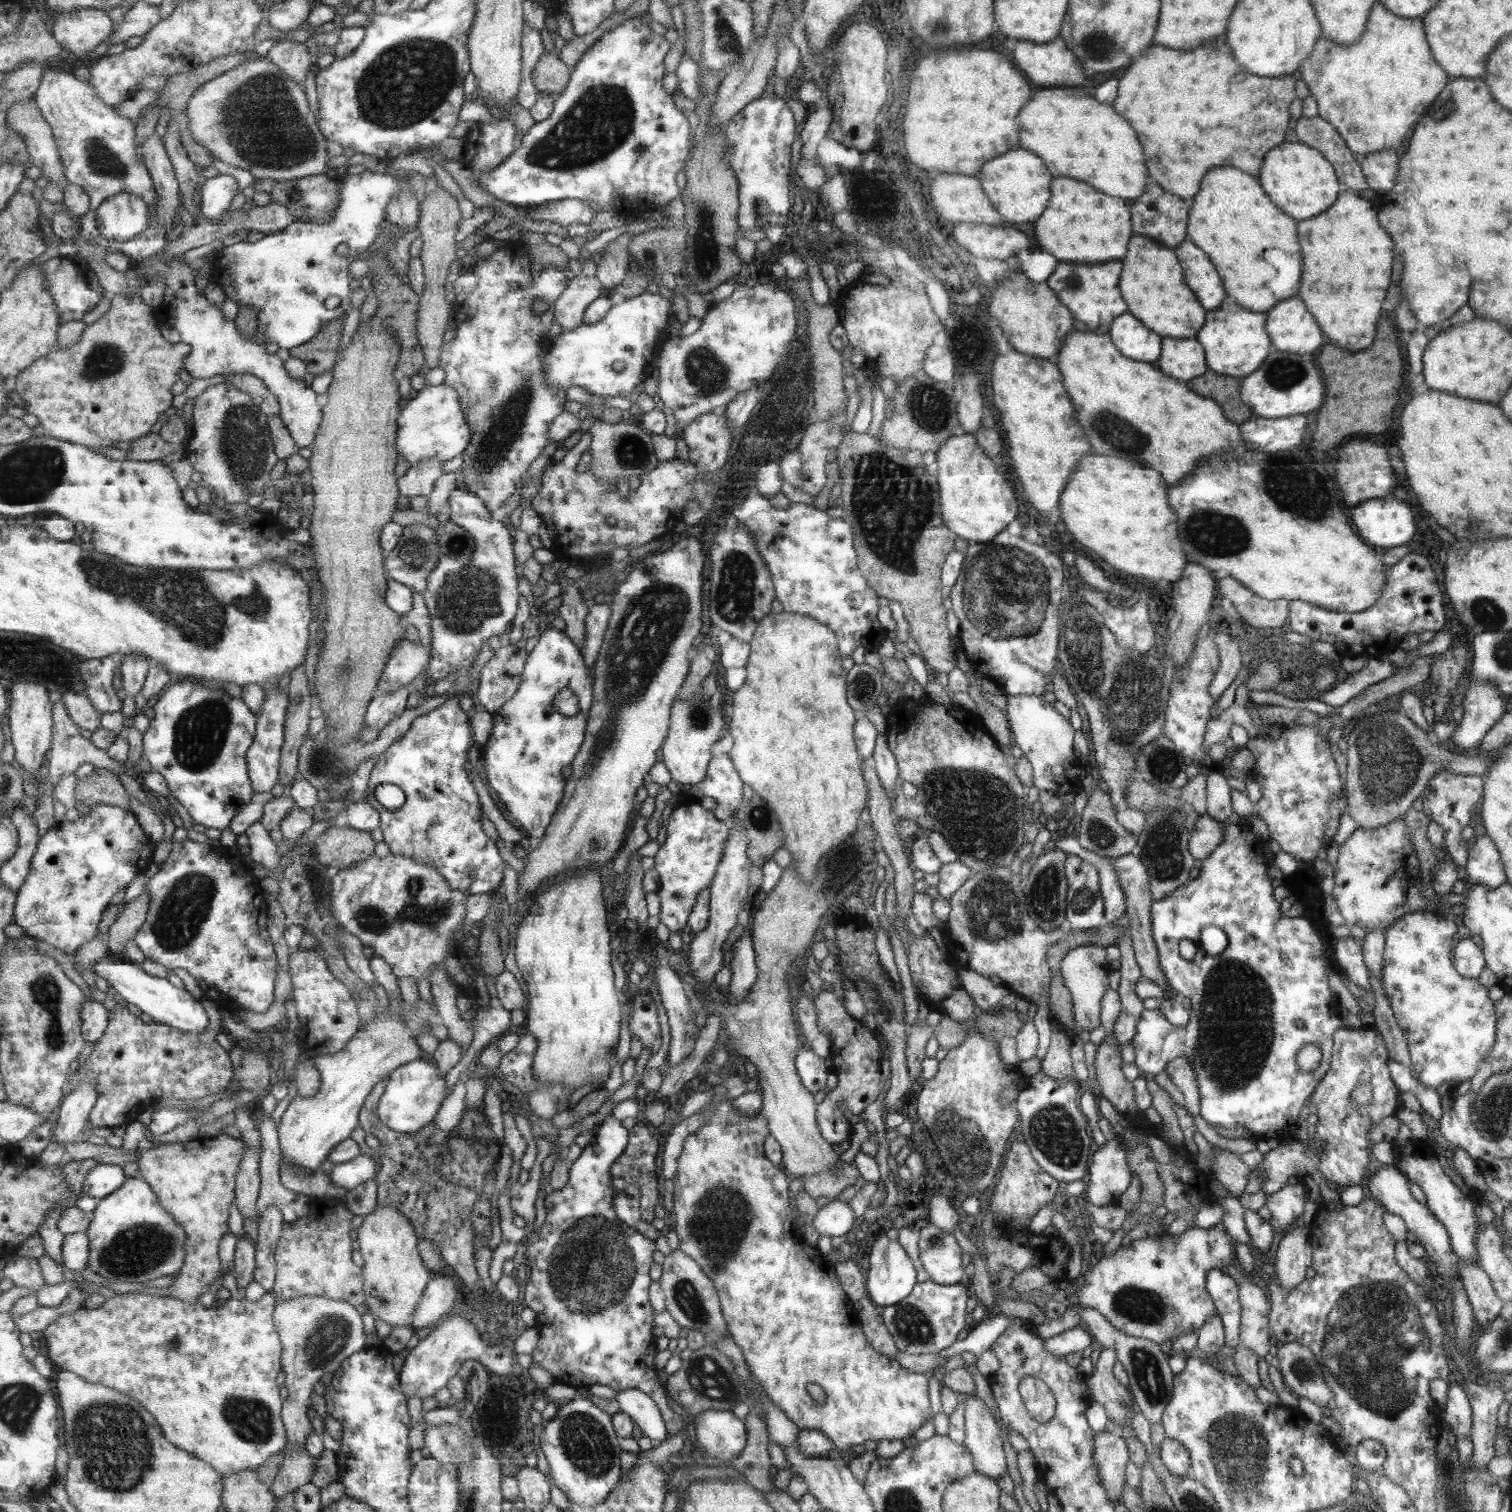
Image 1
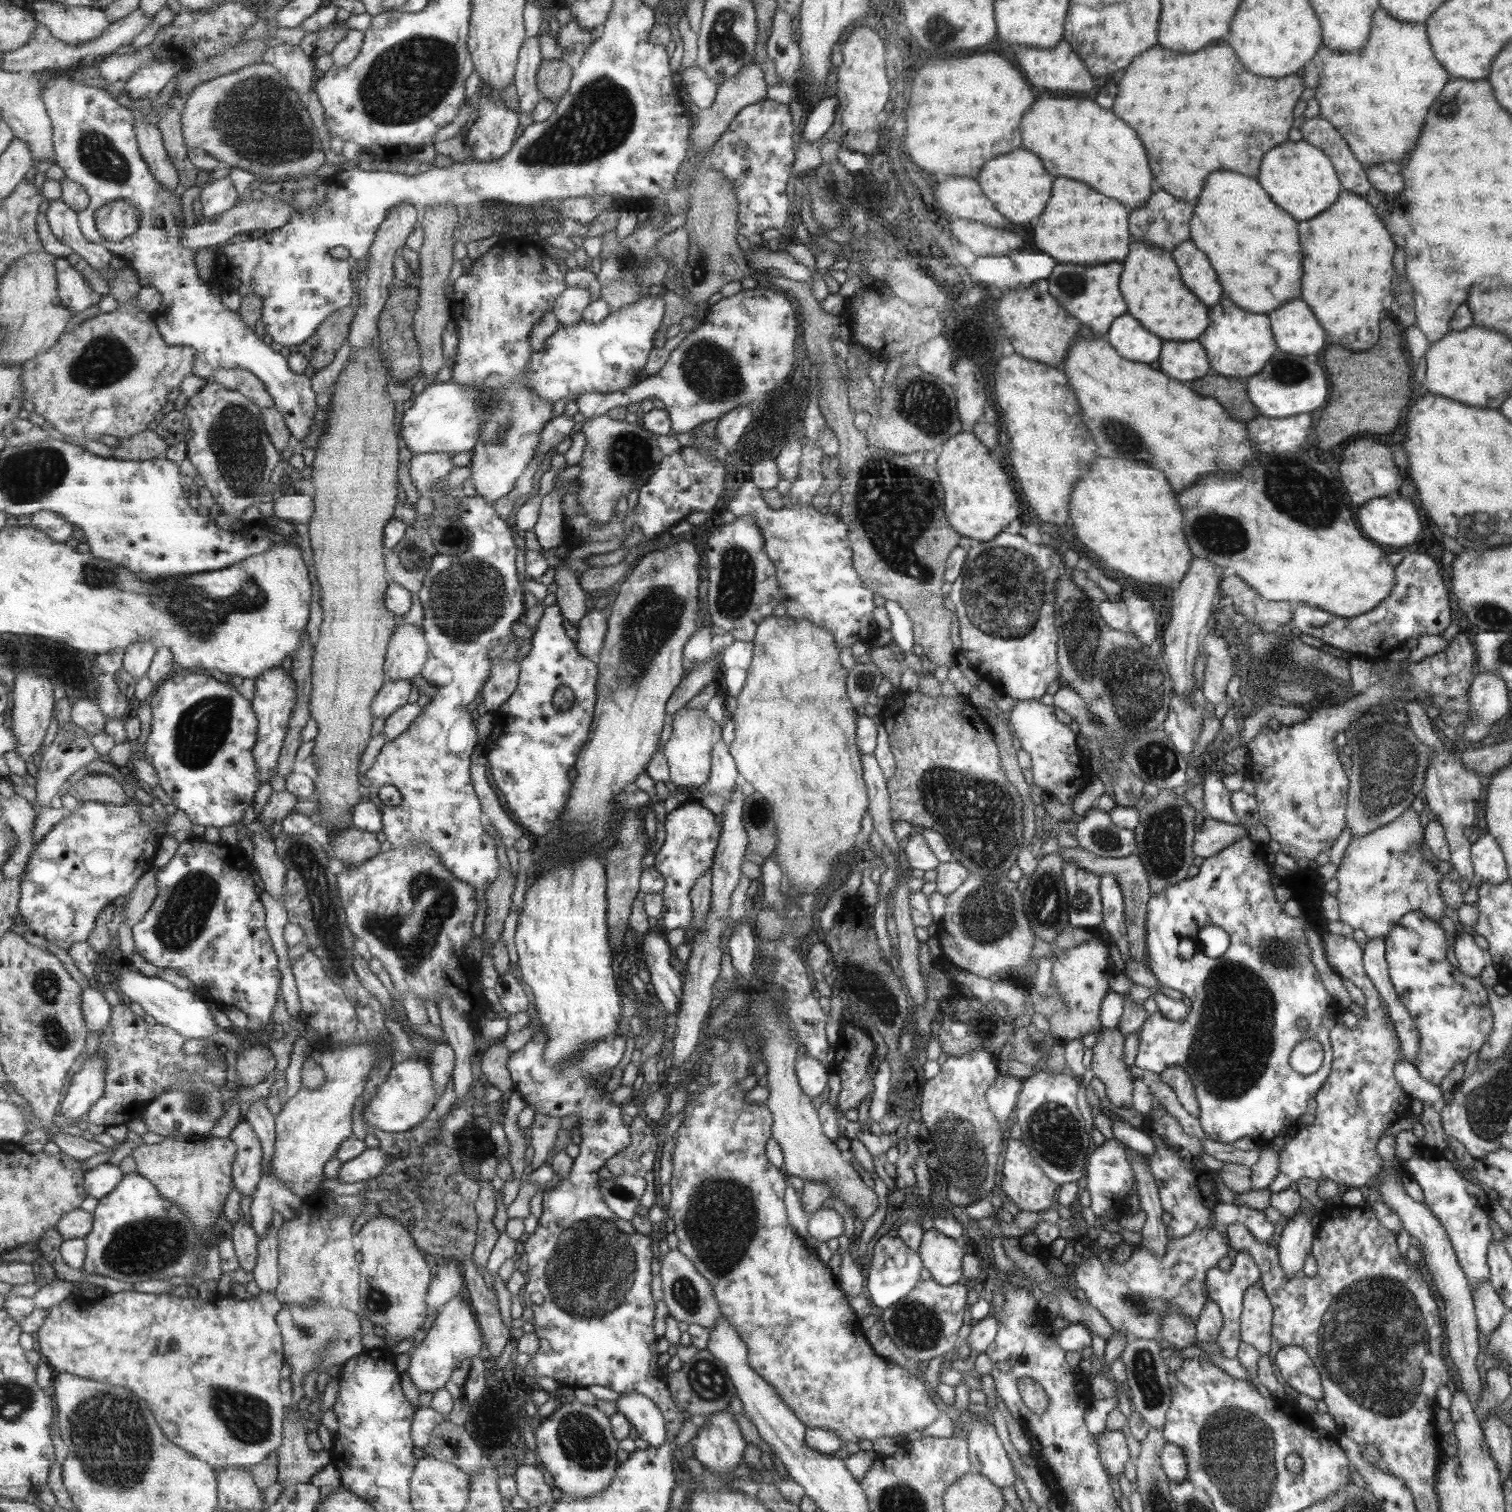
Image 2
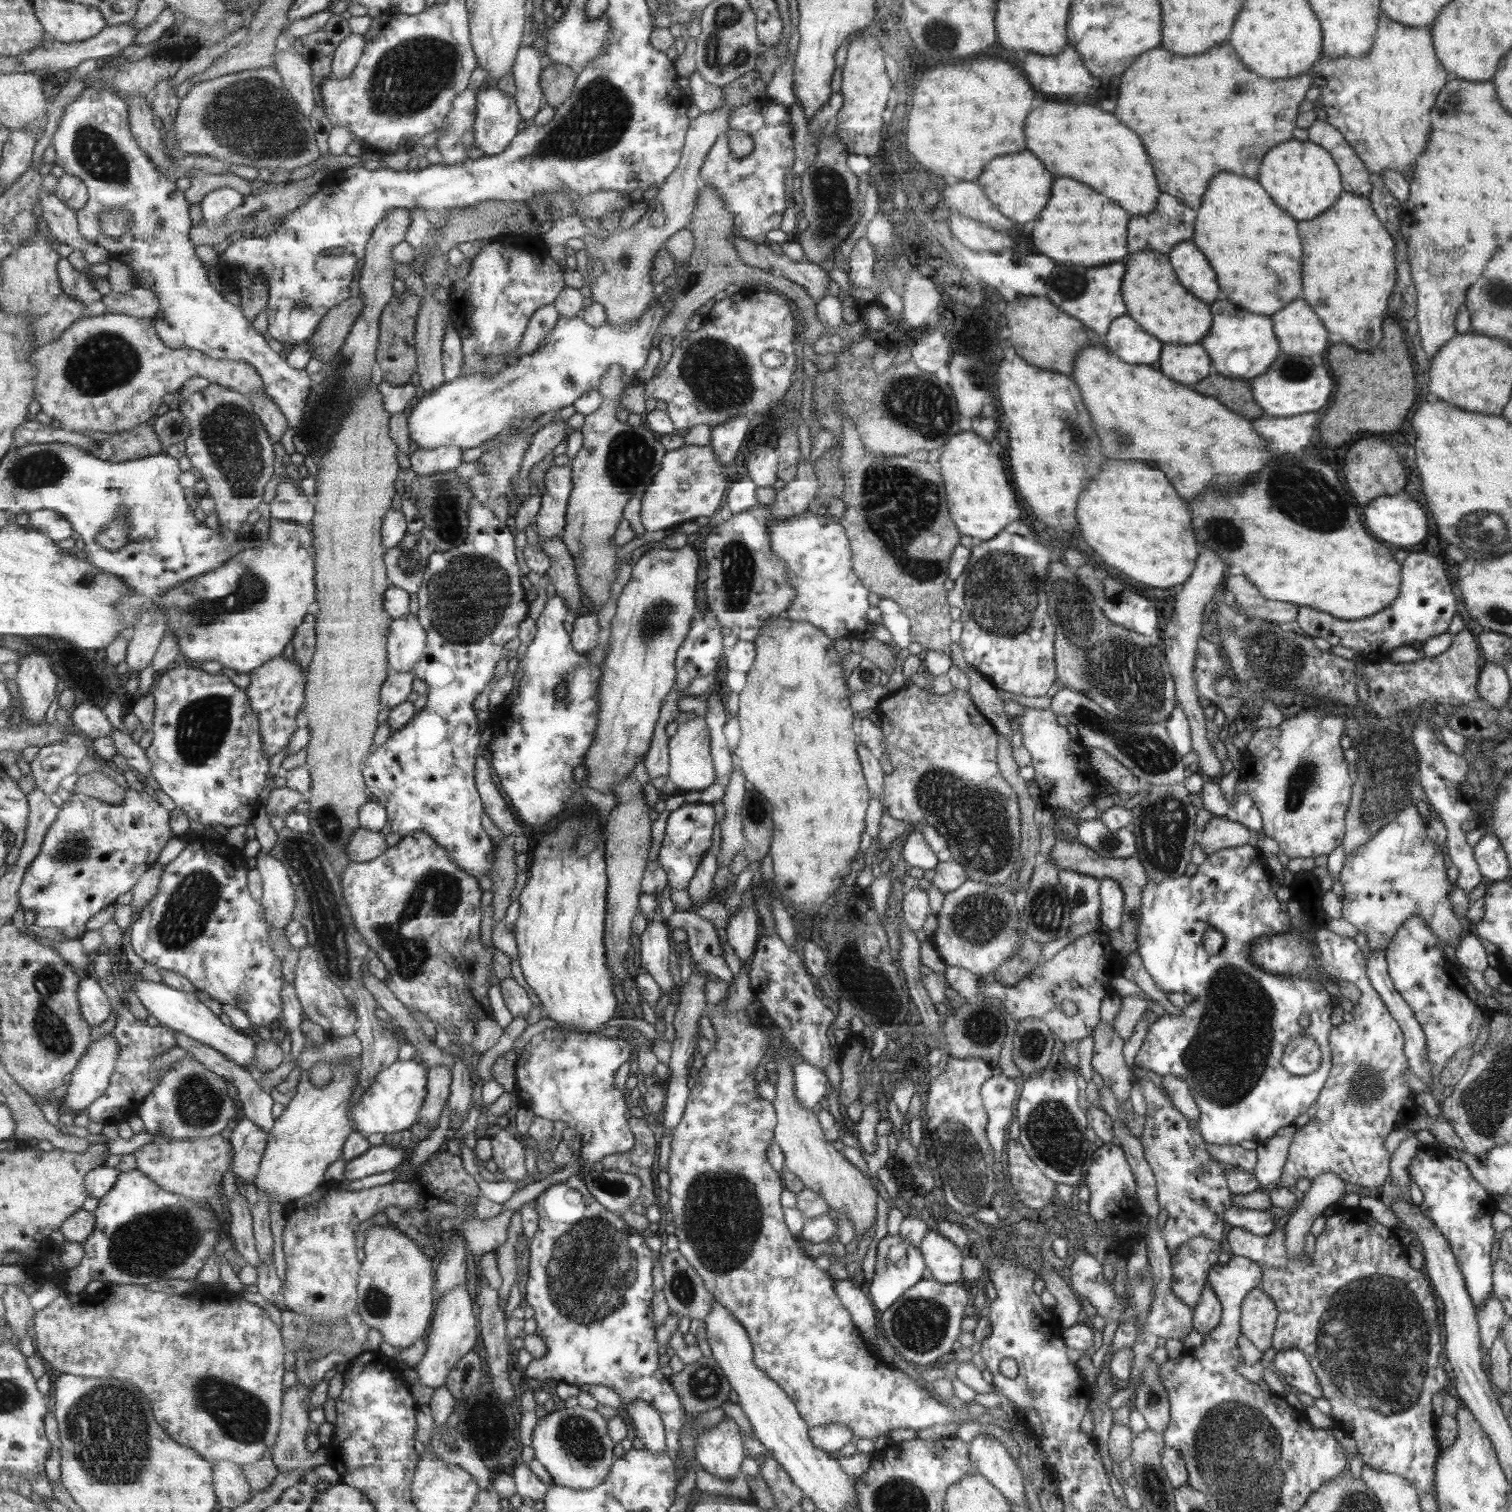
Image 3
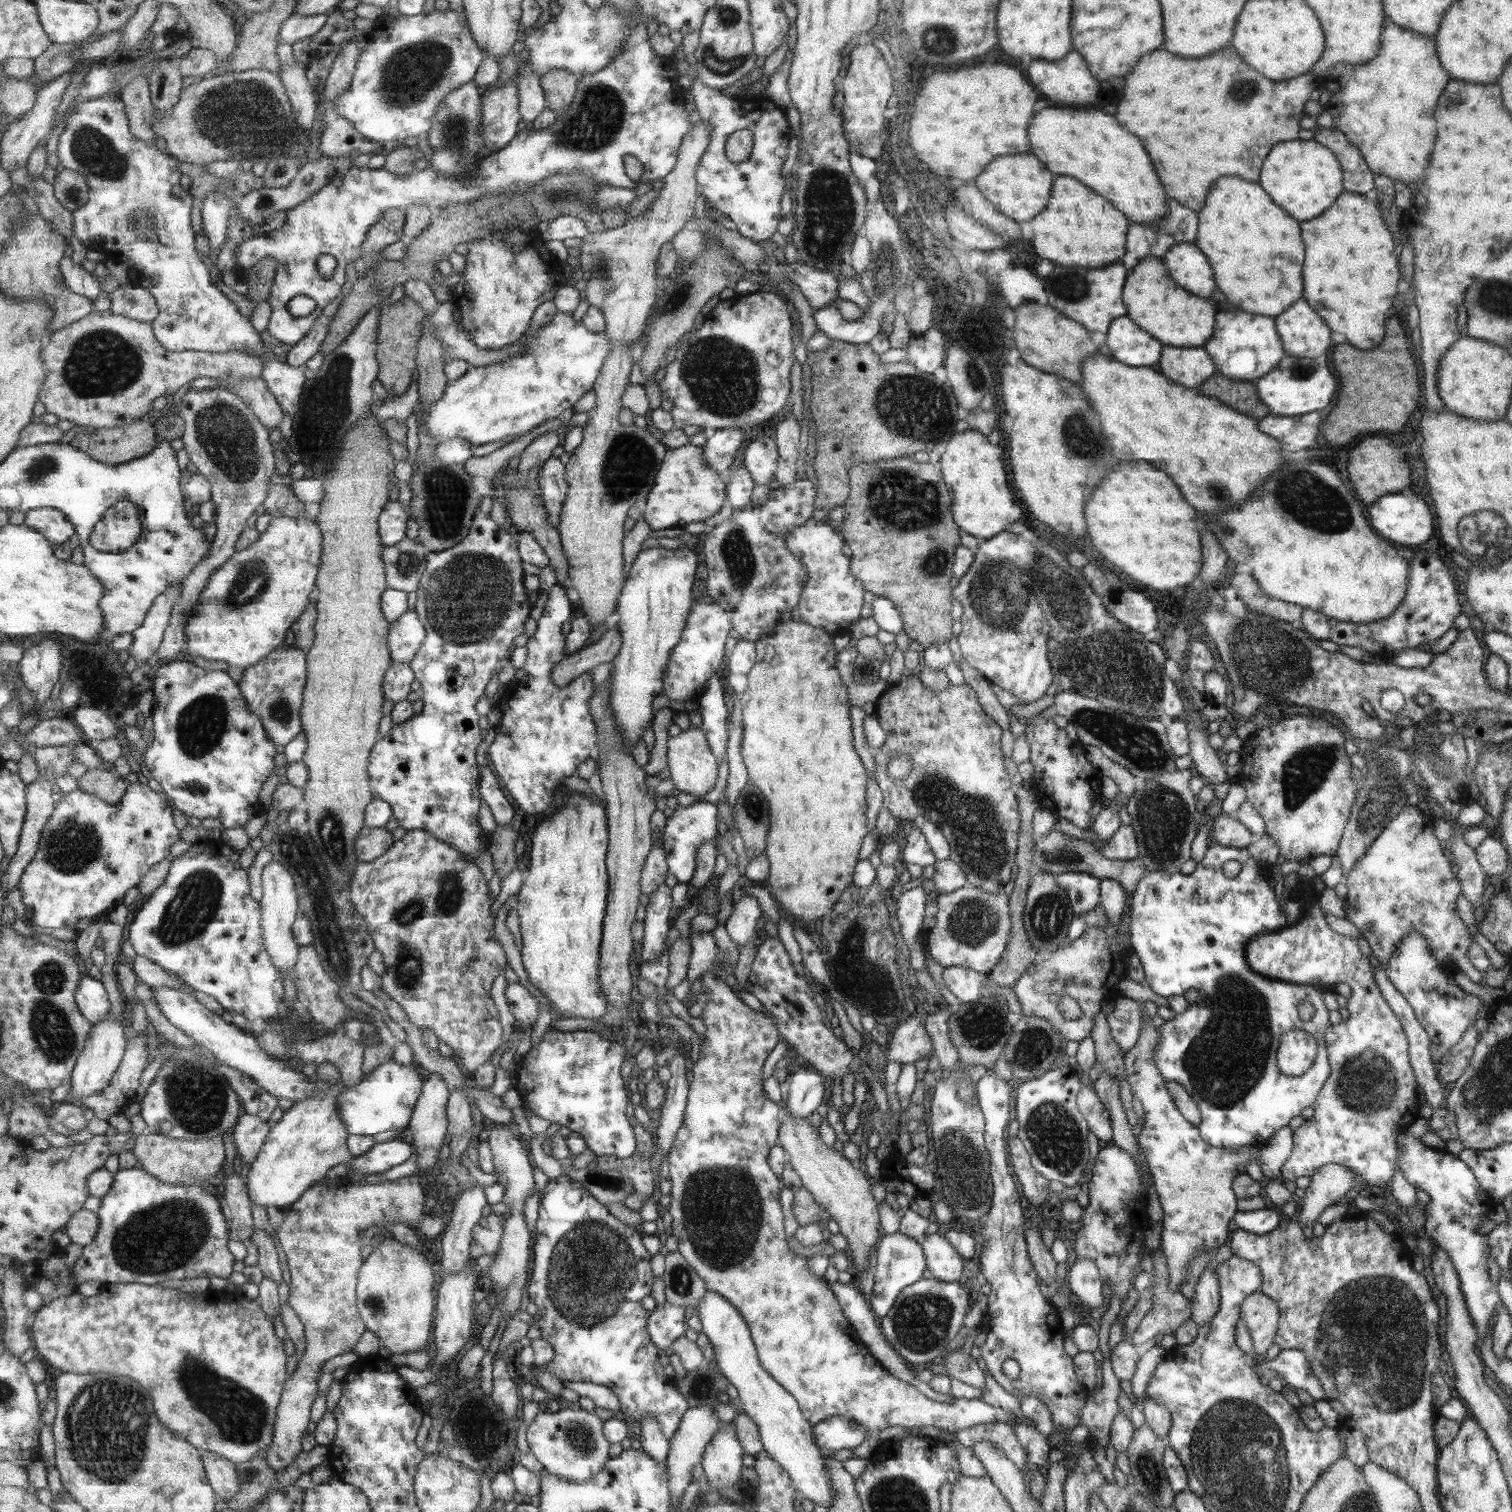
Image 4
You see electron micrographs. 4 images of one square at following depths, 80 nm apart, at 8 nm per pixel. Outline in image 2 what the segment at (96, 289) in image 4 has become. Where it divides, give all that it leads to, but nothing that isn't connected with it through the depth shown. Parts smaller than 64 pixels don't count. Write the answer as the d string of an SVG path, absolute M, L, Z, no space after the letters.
M66 258L54 260L57 271L59 298L63 306L75 315L85 312L91 306L99 306L104 295L98 294Z

